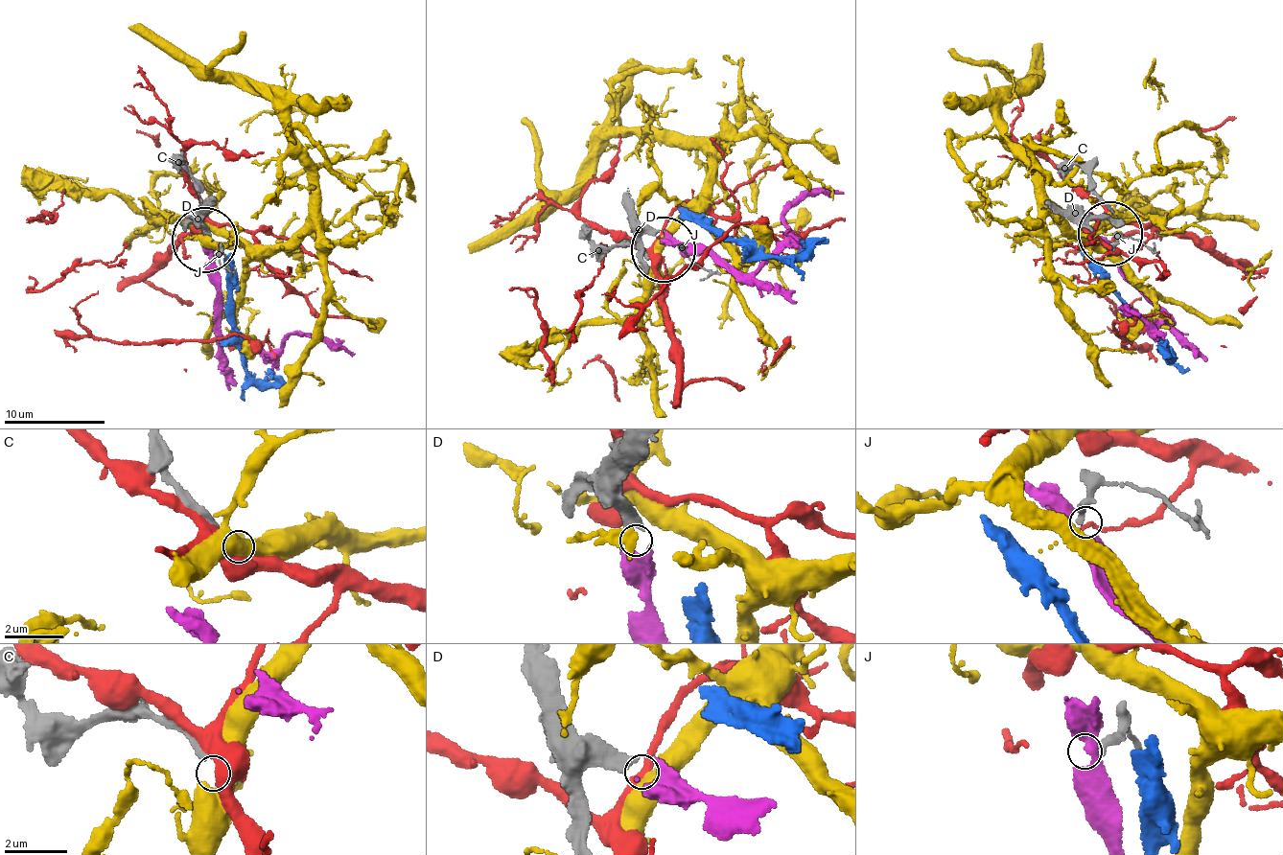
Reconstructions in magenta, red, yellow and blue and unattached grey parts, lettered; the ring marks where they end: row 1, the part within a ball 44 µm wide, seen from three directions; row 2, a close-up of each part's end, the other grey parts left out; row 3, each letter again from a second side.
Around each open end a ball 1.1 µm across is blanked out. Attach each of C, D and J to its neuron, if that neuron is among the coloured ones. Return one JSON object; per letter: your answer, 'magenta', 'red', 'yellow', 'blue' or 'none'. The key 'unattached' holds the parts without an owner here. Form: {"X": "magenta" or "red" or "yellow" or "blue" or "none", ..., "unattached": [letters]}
{"C": "none", "D": "magenta", "J": "none", "unattached": ["C", "J"]}

